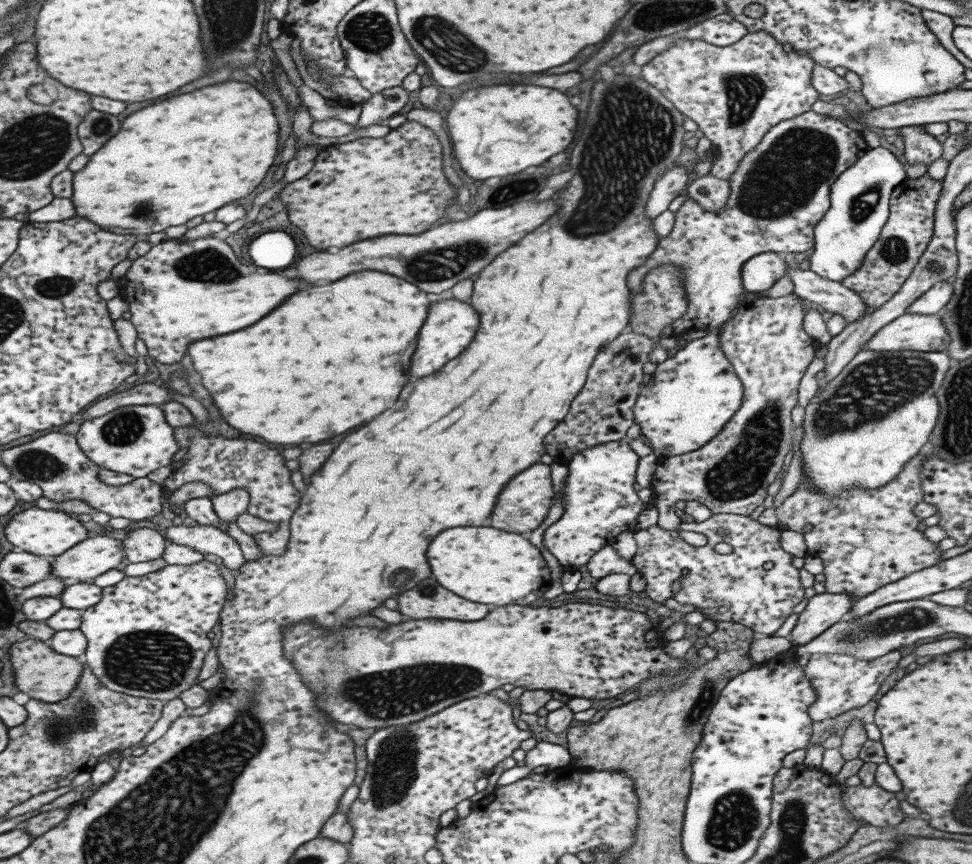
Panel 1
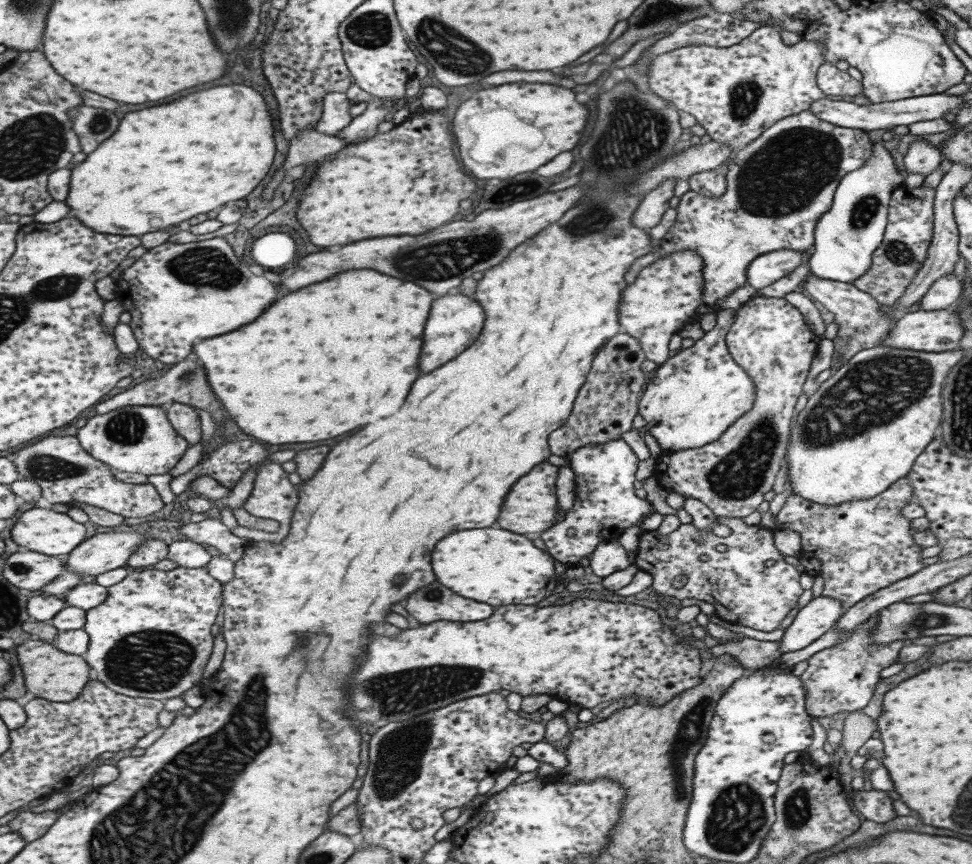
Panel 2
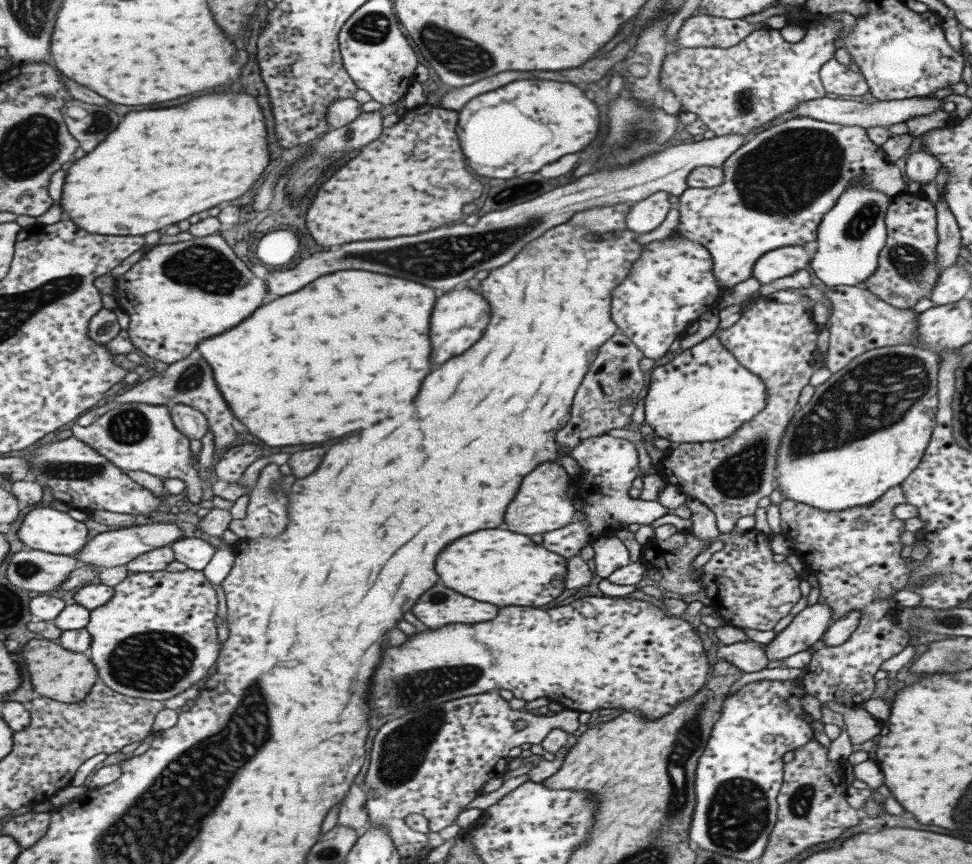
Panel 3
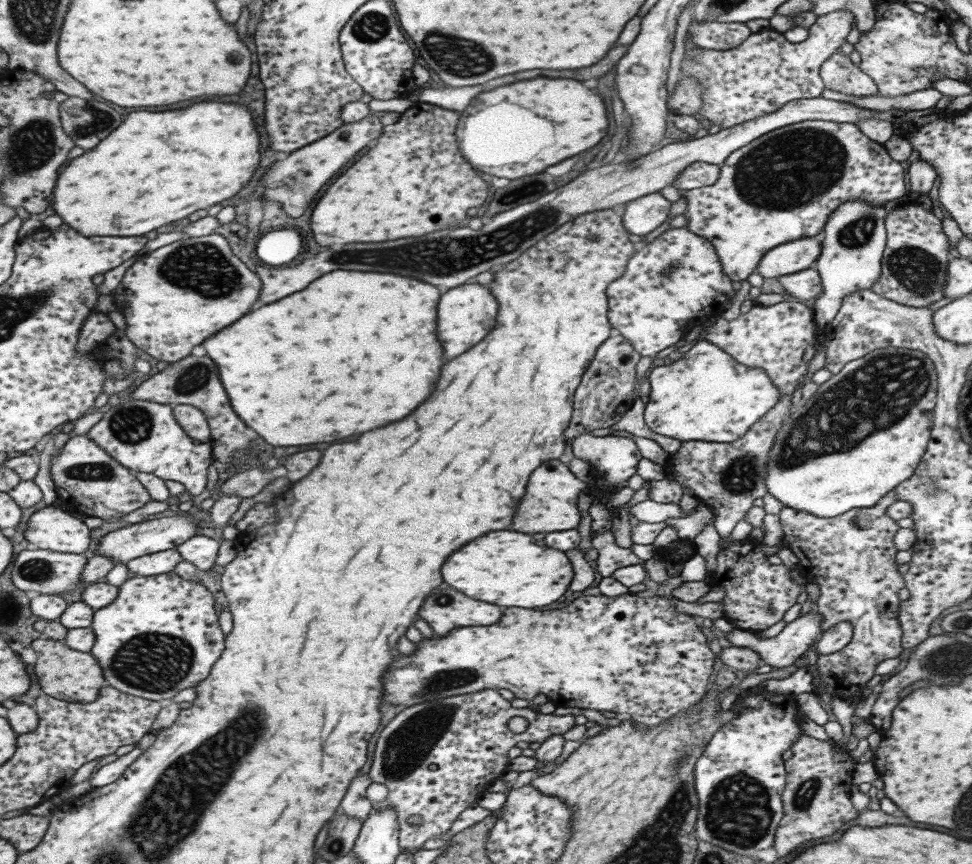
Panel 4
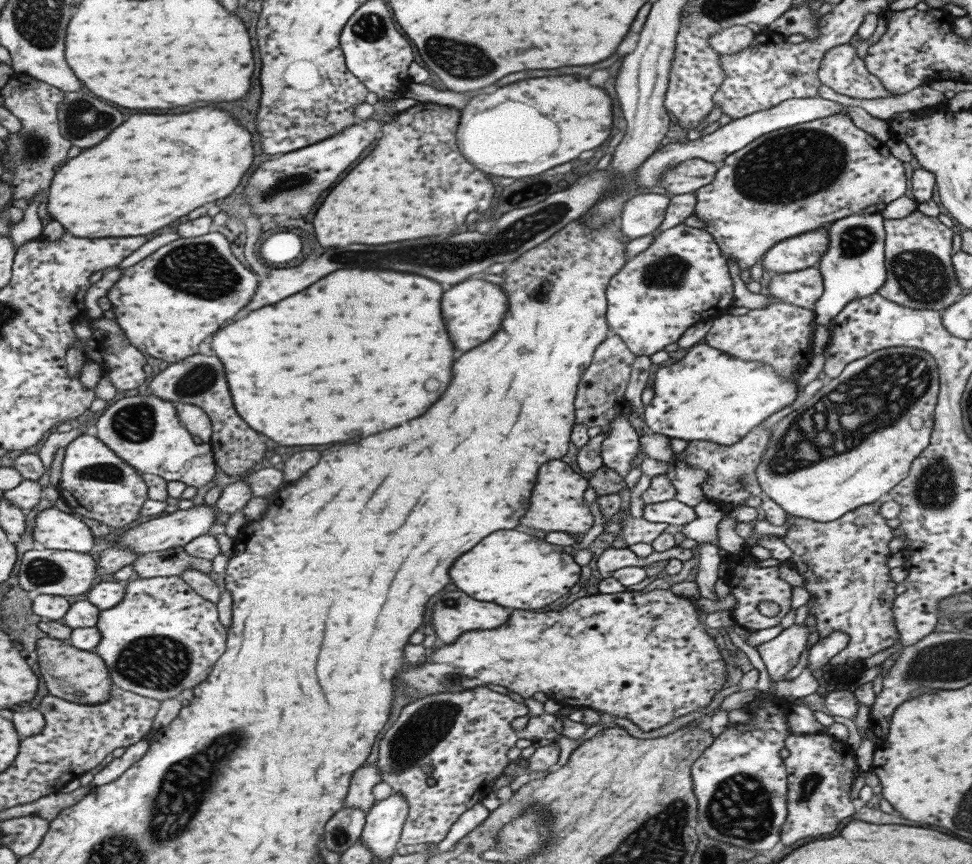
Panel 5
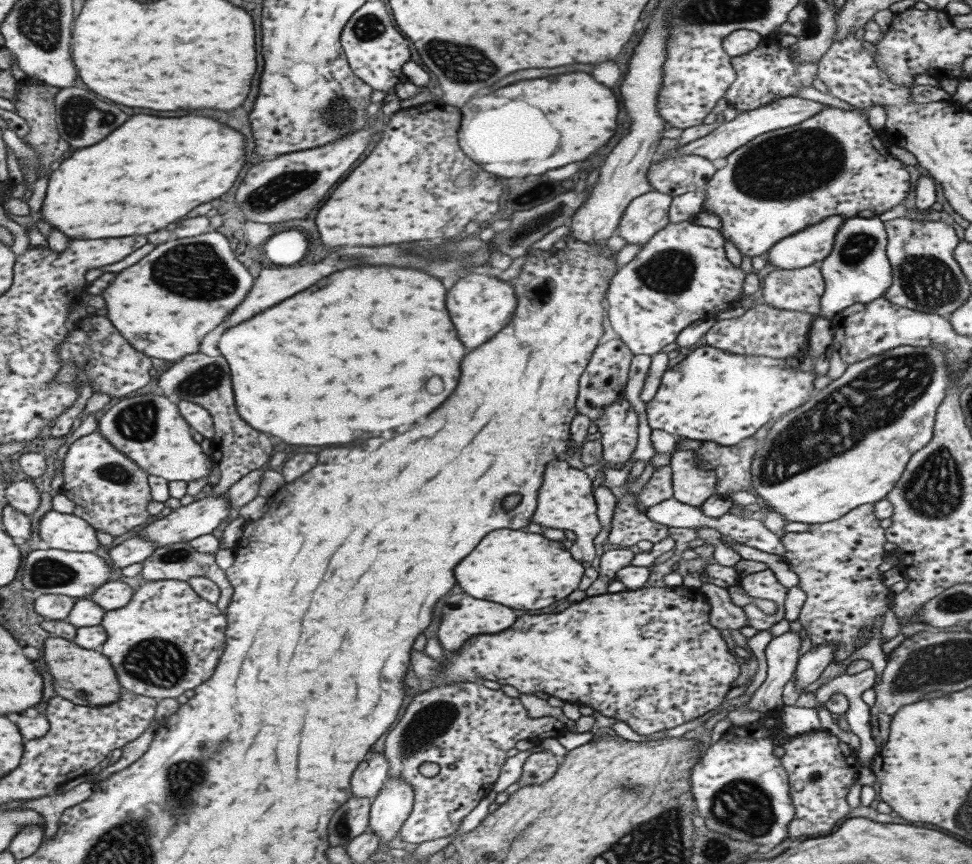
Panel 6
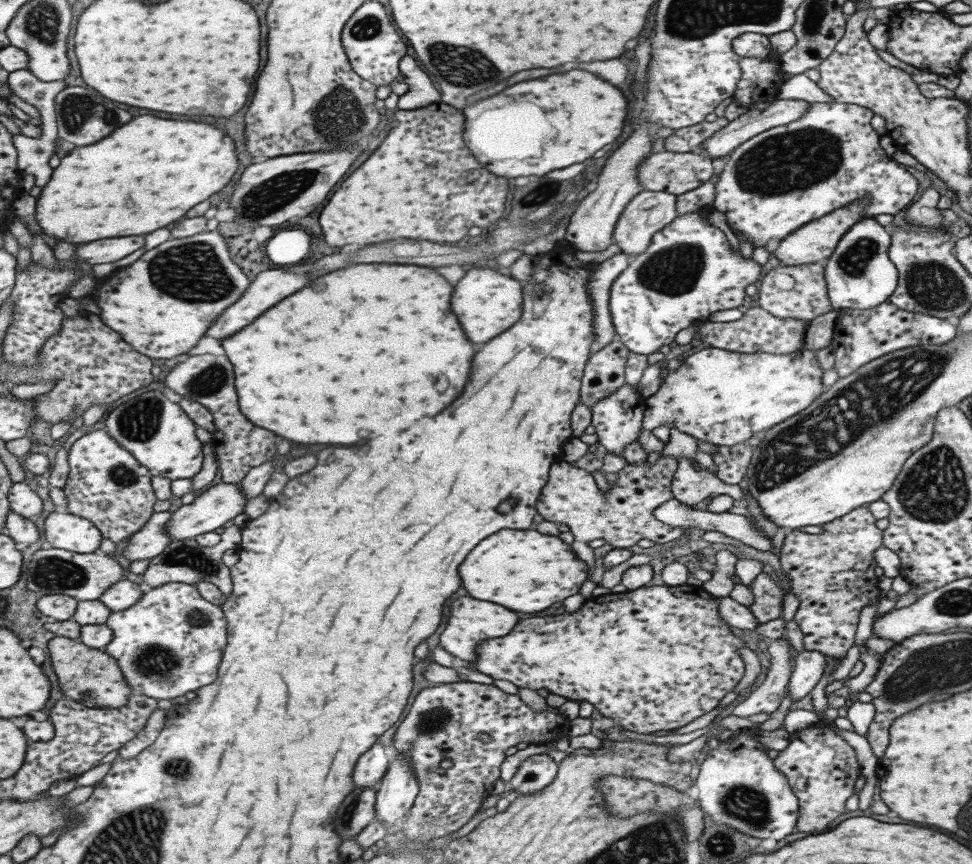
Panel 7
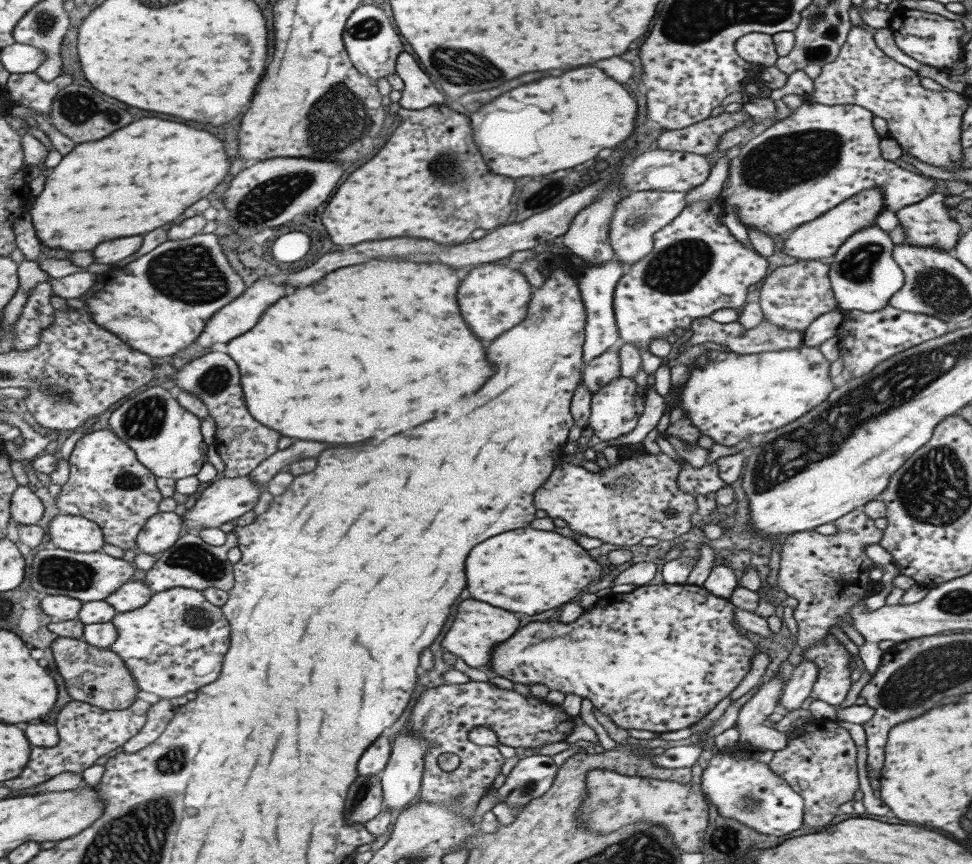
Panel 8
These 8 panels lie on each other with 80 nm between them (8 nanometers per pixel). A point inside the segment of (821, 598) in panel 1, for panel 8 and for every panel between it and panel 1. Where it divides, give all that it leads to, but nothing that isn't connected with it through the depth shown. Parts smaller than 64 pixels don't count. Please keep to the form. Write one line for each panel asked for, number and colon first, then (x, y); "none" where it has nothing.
2: (821, 613)
3: (808, 626)
4: (793, 640)
5: (779, 654)
6: (781, 655)
7: (765, 698)
8: (764, 701)

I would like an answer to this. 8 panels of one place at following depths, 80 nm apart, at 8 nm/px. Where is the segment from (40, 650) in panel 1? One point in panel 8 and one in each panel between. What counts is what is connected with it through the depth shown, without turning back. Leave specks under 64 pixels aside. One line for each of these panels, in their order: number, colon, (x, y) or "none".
2: (51, 673)
3: (59, 673)
4: (65, 673)
5: (81, 676)
6: (87, 677)
7: (91, 676)
8: (100, 677)

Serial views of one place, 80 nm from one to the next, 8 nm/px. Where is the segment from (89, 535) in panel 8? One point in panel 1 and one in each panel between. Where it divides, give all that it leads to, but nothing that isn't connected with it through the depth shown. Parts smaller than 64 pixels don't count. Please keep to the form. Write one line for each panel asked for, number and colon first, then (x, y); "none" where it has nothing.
1: (47, 533)
2: (43, 530)
3: (54, 531)
4: (50, 528)
5: (55, 529)
6: (61, 531)
7: (63, 530)

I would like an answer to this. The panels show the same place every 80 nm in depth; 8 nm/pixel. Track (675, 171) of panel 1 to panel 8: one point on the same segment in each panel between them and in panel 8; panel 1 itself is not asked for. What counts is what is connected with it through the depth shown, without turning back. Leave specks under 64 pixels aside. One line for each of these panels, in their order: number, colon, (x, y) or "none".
2: (651, 206)
3: (645, 215)
4: (641, 215)
5: (641, 214)
6: (643, 216)
7: (647, 212)
8: (638, 215)

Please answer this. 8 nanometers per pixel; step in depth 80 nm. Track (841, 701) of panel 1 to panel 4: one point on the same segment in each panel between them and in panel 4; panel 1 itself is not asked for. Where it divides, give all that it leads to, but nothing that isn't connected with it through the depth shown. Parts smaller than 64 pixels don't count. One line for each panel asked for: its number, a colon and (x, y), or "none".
2: (841, 679)
3: (854, 553)
4: (851, 558)

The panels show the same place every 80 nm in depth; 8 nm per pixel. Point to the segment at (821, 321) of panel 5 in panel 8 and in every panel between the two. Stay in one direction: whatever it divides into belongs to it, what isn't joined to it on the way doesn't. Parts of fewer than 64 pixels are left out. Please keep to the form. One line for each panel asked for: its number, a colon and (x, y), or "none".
6: (856, 271)
7: (858, 274)
8: (863, 276)

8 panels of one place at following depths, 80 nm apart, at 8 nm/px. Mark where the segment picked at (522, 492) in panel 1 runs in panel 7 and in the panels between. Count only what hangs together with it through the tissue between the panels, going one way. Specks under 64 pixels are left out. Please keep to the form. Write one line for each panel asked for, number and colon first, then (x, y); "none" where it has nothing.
2: (530, 506)
3: (541, 505)
4: (549, 504)
5: (556, 505)
6: (564, 500)
7: (622, 515)

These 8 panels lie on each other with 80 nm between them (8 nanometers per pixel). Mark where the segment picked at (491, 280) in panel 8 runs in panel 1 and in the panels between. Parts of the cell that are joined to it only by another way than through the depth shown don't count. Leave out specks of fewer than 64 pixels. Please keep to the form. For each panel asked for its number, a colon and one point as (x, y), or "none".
1: (450, 325)
2: (454, 321)
3: (459, 317)
4: (465, 314)
5: (471, 311)
6: (478, 305)
7: (485, 302)

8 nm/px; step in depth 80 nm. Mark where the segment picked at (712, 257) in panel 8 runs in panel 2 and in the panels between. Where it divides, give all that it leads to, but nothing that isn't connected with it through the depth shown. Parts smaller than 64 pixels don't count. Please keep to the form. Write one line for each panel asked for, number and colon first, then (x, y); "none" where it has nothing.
2: (663, 296)
3: (670, 285)
4: (674, 283)
5: (680, 278)
6: (680, 275)
7: (687, 272)

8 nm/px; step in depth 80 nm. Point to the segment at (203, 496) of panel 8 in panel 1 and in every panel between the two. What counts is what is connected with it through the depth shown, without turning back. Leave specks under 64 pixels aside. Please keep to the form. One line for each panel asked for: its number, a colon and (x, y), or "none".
1: (92, 557)
2: (101, 552)
3: (117, 547)
4: (156, 535)
5: (177, 527)
6: (199, 517)
7: (216, 506)

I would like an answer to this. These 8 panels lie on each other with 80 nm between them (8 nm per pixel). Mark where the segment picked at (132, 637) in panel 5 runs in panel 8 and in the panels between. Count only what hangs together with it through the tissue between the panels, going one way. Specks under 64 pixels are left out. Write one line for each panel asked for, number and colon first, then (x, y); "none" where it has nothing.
6: (167, 640)
7: (171, 641)
8: (174, 644)

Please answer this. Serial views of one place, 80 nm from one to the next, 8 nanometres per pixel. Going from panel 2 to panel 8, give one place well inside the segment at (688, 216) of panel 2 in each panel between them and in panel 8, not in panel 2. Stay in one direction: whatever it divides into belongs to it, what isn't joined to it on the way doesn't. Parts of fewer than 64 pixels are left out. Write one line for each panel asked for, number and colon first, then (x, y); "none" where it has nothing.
3: (777, 186)
4: (782, 186)
5: (789, 181)
6: (834, 163)
7: (784, 177)
8: (798, 168)

